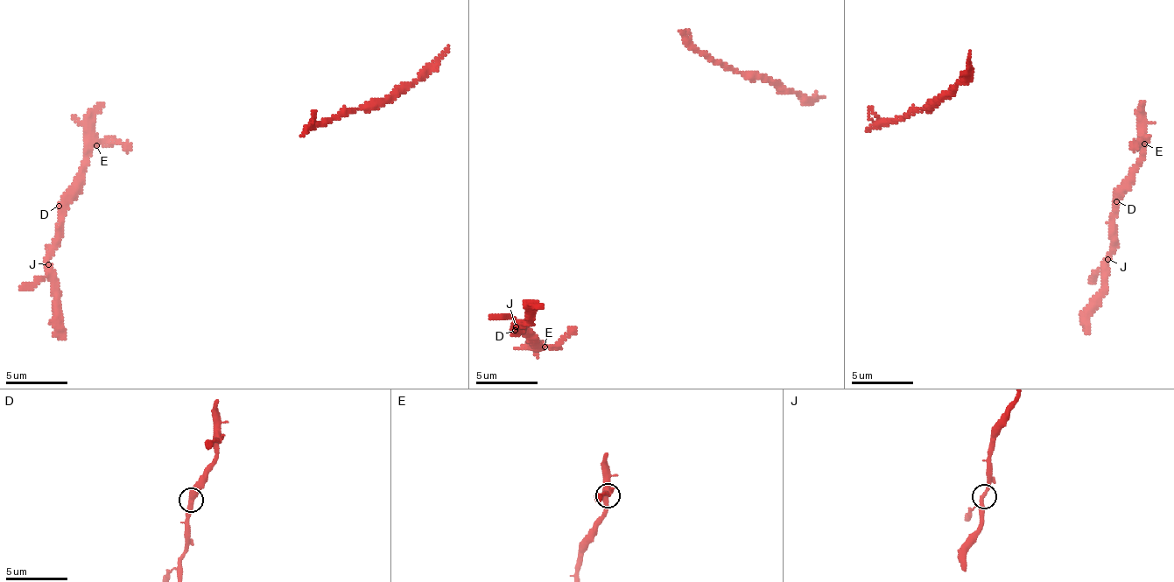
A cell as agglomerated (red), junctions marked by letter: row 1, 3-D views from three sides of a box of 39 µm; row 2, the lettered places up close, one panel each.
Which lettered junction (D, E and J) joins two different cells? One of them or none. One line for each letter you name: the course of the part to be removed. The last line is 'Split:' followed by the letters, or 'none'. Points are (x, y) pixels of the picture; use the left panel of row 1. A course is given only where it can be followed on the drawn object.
Split: none

